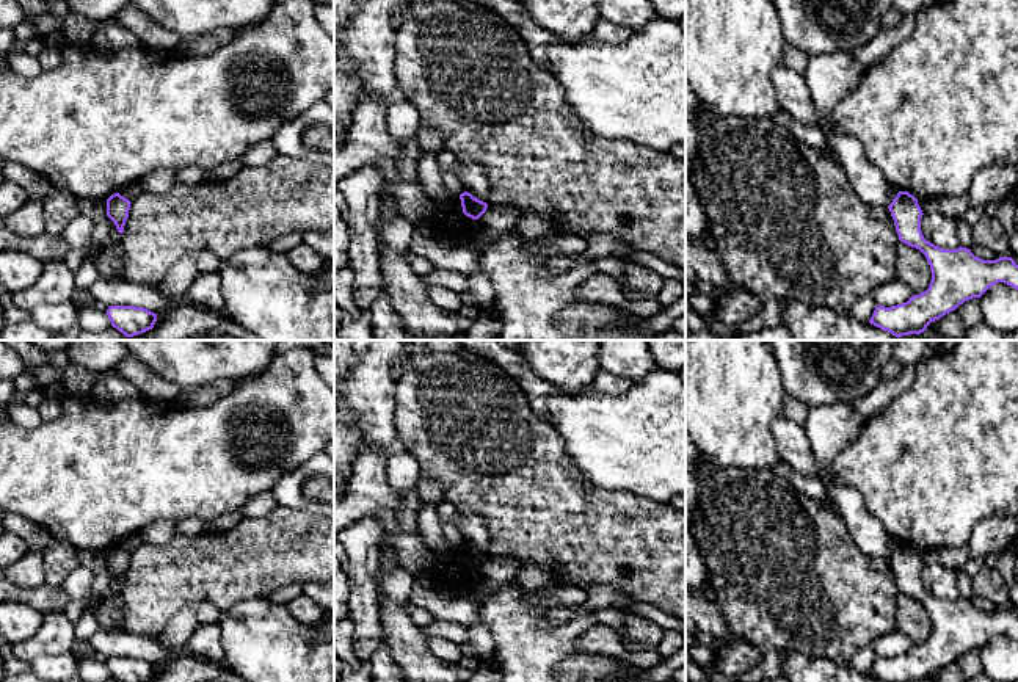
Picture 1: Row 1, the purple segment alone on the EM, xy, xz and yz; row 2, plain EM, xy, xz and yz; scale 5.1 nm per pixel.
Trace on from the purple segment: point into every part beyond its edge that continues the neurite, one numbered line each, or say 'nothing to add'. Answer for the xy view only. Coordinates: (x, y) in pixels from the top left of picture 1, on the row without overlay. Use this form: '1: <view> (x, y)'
nothing to add

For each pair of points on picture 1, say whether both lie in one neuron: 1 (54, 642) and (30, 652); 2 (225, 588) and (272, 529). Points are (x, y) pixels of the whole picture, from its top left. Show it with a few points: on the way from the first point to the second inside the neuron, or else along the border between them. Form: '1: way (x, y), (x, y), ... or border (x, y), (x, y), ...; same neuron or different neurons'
1: way (47, 642), (36, 646); same neuron
2: way (234, 574), (265, 543); same neuron

